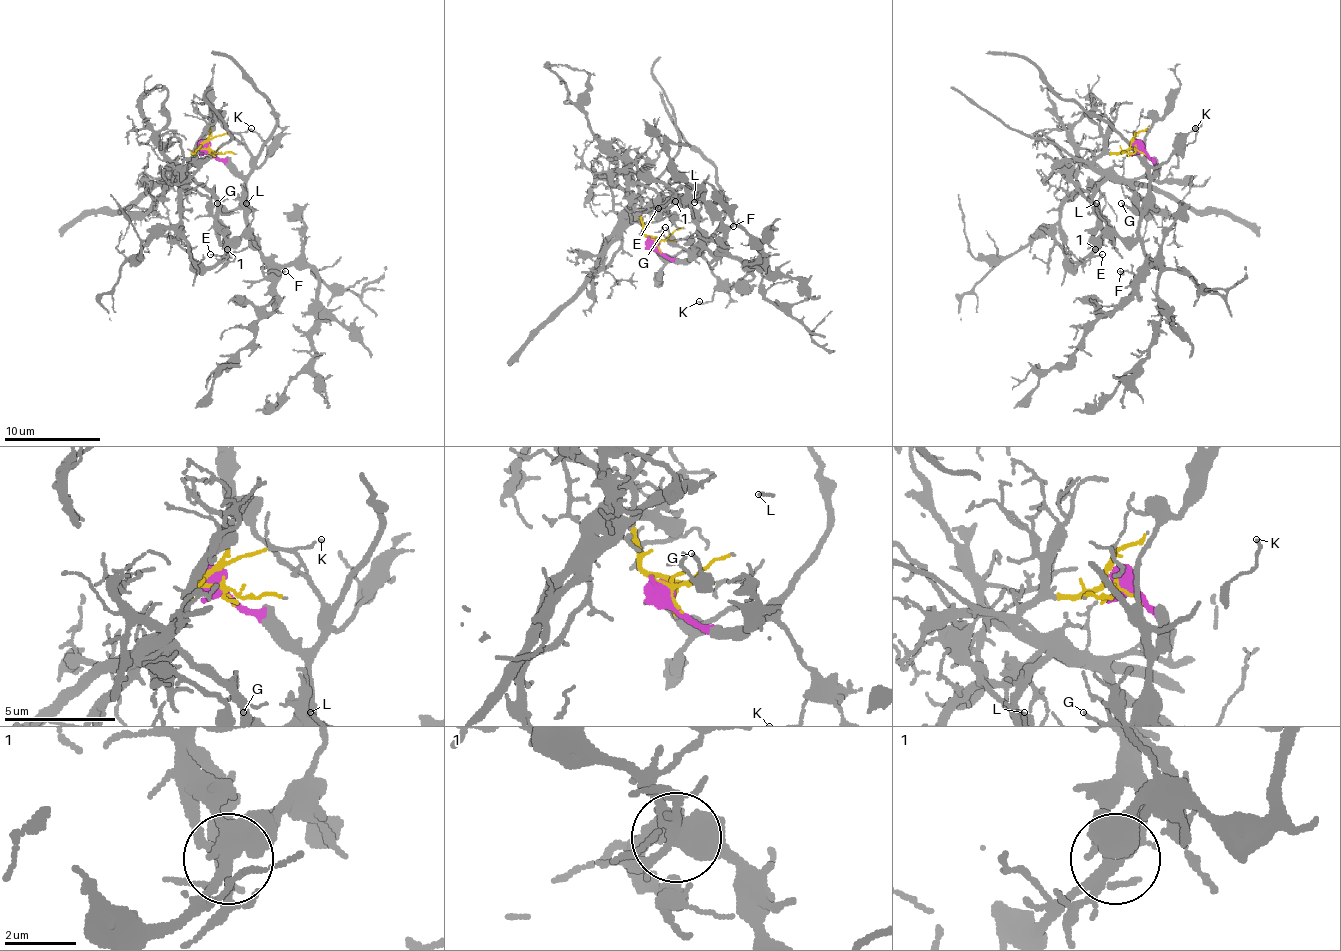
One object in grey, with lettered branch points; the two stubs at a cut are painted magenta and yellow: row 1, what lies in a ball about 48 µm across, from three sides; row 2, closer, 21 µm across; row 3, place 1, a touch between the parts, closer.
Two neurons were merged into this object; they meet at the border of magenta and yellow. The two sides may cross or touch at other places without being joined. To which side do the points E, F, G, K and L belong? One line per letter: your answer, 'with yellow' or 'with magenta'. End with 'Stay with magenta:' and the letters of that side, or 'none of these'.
E: with magenta
F: with magenta
G: with magenta
K: with magenta
L: with magenta
Stay with magenta: E, F, G, K, L

